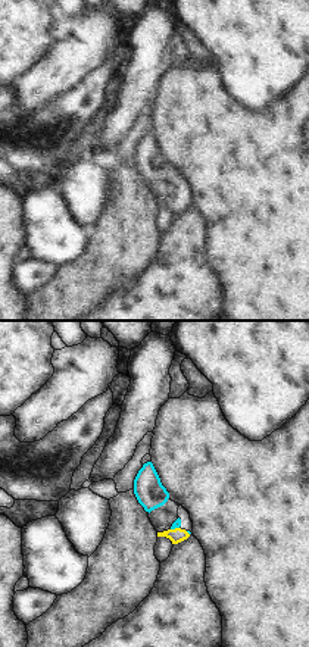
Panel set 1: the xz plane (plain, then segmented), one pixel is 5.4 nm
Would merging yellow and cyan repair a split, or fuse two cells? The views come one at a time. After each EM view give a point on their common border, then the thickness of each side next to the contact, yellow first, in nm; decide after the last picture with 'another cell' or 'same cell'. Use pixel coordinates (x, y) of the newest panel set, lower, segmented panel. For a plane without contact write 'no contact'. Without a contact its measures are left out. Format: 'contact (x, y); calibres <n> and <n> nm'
contact (175, 528); calibres 80 and 50 nm

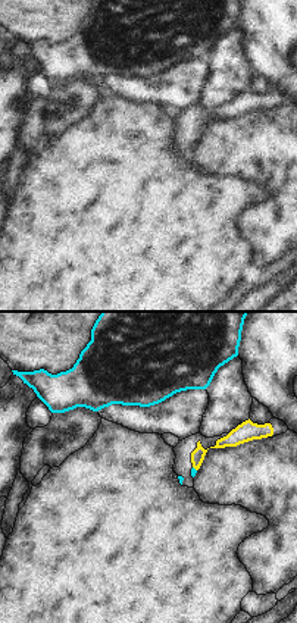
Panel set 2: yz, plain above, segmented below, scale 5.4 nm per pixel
contact (194, 467); calibres 80 and 30 nm

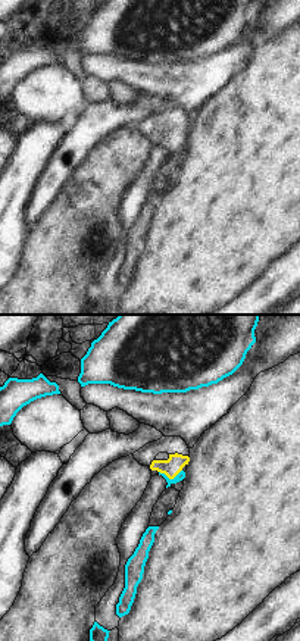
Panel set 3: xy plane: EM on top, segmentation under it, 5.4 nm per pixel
contact (169, 478); calibres 100 and 50 nm

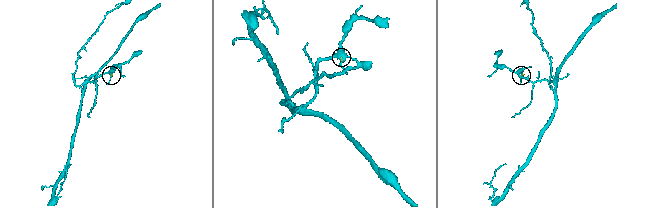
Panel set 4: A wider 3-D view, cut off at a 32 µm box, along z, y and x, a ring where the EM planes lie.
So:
same cell

